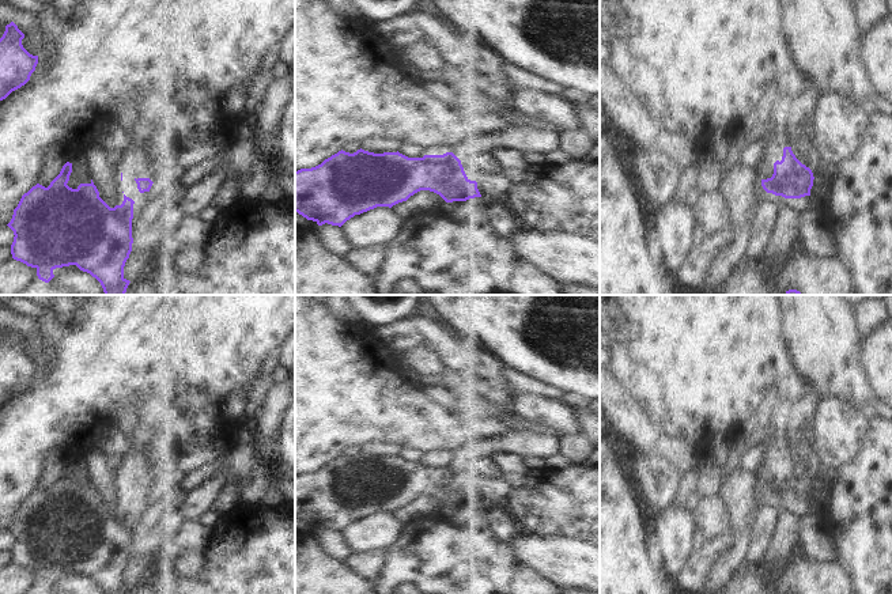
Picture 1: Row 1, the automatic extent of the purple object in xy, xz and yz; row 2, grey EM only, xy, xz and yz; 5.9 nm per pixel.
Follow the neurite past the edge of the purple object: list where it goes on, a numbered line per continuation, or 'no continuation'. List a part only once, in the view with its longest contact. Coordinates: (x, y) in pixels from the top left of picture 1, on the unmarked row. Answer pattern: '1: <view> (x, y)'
1: yz (762, 458)

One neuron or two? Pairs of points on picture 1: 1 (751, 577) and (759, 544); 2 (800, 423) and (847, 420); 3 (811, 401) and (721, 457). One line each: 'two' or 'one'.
1: two
2: two
3: two

